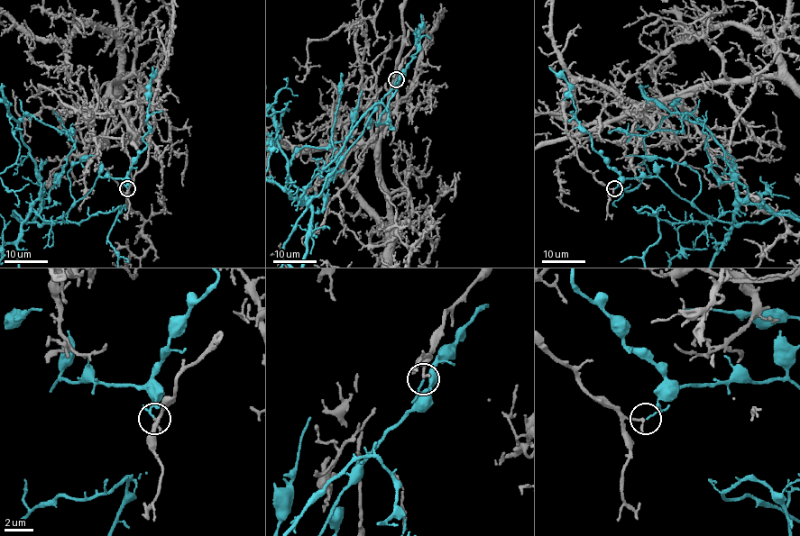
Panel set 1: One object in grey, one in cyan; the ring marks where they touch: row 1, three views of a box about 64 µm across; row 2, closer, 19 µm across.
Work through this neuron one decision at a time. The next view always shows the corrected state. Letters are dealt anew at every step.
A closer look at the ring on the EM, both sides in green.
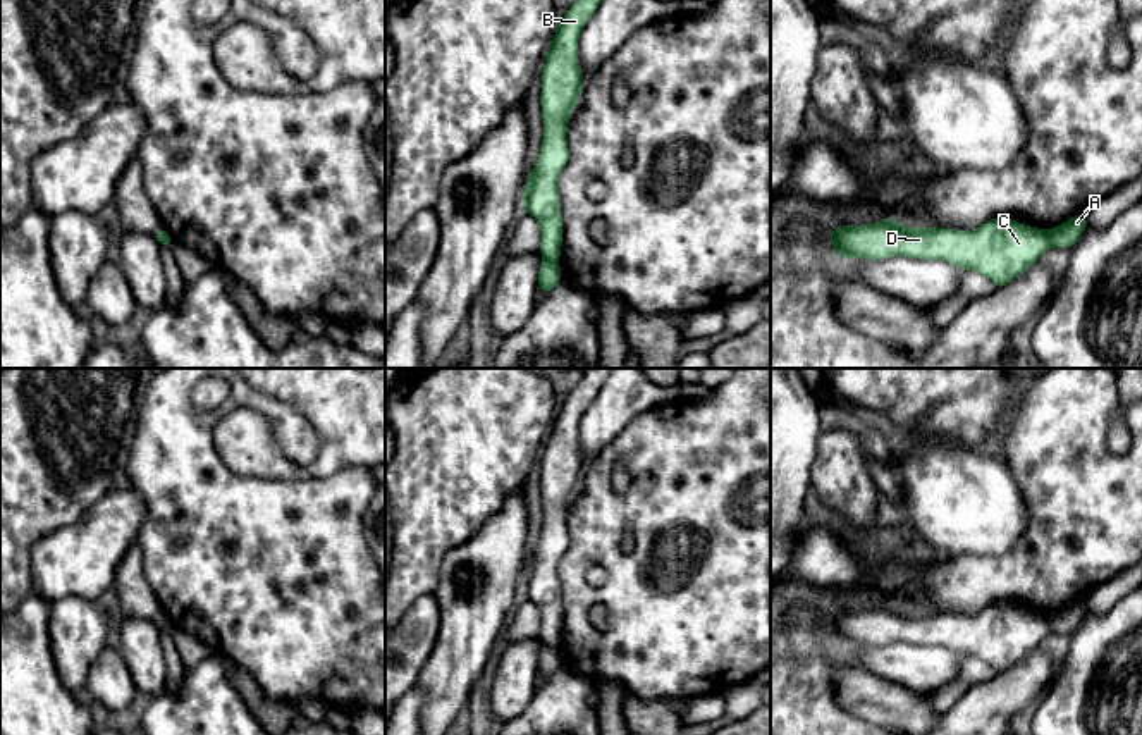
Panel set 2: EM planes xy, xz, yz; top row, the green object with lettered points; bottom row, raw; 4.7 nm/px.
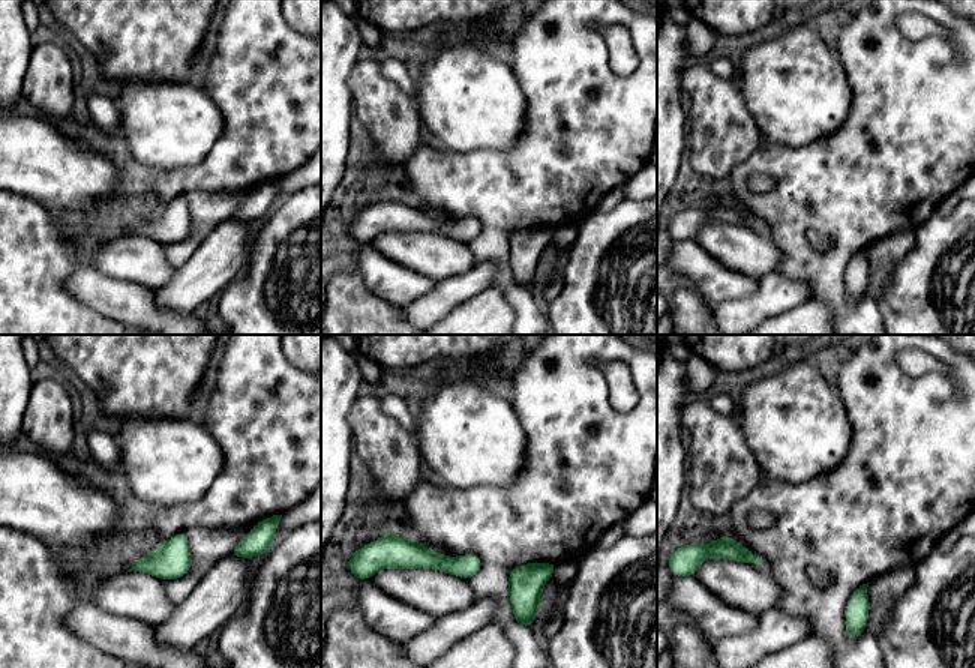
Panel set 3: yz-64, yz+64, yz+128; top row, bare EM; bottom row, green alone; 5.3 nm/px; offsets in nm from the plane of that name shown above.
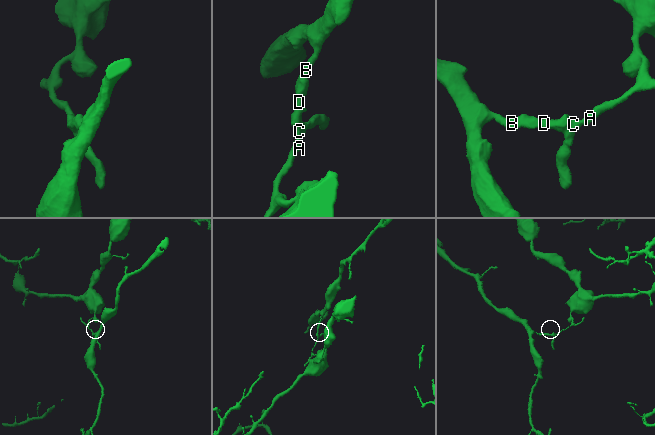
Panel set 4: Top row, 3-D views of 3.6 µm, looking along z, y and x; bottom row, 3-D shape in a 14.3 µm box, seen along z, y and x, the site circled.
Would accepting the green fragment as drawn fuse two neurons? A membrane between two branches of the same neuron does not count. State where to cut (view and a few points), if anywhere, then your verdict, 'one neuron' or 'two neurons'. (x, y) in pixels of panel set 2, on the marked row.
cut xz (544, 259), (556, 262); two neurons

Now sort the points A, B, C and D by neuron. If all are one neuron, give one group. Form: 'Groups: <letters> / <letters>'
Groups: A / B C D

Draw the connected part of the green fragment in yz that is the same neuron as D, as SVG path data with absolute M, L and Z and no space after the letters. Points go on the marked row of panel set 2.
M887 217L875 224L829 229L834 253L844 260L910 256L942 260L987 275L996 289L1028 270L1049 248L1047 232L1010 217L985 220L975 231L905 227Z

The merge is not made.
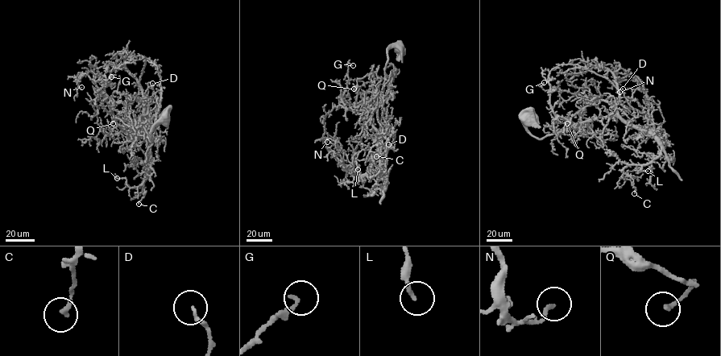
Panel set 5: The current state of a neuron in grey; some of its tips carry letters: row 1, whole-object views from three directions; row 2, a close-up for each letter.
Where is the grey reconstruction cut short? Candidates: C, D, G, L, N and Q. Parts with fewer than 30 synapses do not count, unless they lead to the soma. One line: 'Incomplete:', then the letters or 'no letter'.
Incomplete: no letter

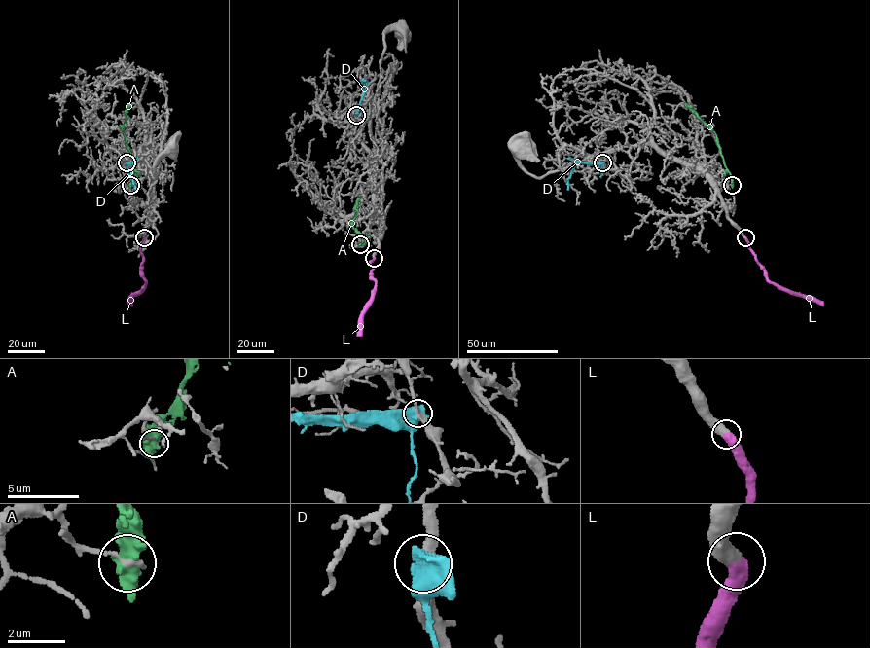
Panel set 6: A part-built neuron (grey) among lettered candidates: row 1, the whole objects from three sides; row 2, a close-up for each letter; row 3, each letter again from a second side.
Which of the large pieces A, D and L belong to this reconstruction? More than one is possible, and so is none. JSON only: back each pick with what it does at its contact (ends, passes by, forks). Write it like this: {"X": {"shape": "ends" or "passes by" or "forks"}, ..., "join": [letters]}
{"L": {"shape": "ends"}, "join": ["L"]}

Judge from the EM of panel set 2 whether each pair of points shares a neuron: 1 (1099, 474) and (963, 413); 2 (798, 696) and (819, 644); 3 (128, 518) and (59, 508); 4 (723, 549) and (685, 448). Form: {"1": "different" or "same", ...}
{"1": "different", "2": "same", "3": "different", "4": "same"}

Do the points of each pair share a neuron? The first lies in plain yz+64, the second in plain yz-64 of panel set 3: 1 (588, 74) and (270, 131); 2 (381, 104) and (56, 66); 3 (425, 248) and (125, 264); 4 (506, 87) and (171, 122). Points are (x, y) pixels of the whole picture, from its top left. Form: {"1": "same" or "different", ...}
{"1": "same", "2": "same", "3": "same", "4": "same"}

